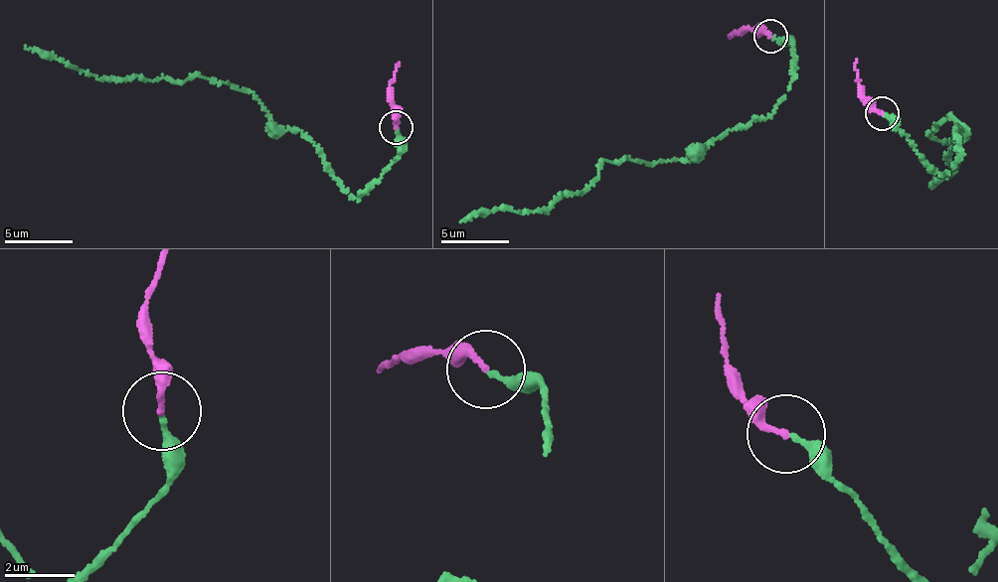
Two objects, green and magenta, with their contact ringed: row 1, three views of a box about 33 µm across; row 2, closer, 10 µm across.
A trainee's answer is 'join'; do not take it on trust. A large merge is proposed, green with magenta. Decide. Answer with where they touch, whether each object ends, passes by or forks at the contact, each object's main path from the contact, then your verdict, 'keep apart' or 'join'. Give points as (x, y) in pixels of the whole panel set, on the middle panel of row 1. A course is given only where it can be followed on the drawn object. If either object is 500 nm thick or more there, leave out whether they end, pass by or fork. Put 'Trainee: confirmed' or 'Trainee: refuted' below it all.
place (770, 36); green ends; magenta ends; course green (770, 36), (794, 48), (795, 79), (764, 117), (692, 161), (604, 160), (547, 209), (460, 221); course magenta (770, 36), (748, 29), (730, 38); join
Trainee: confirmed

